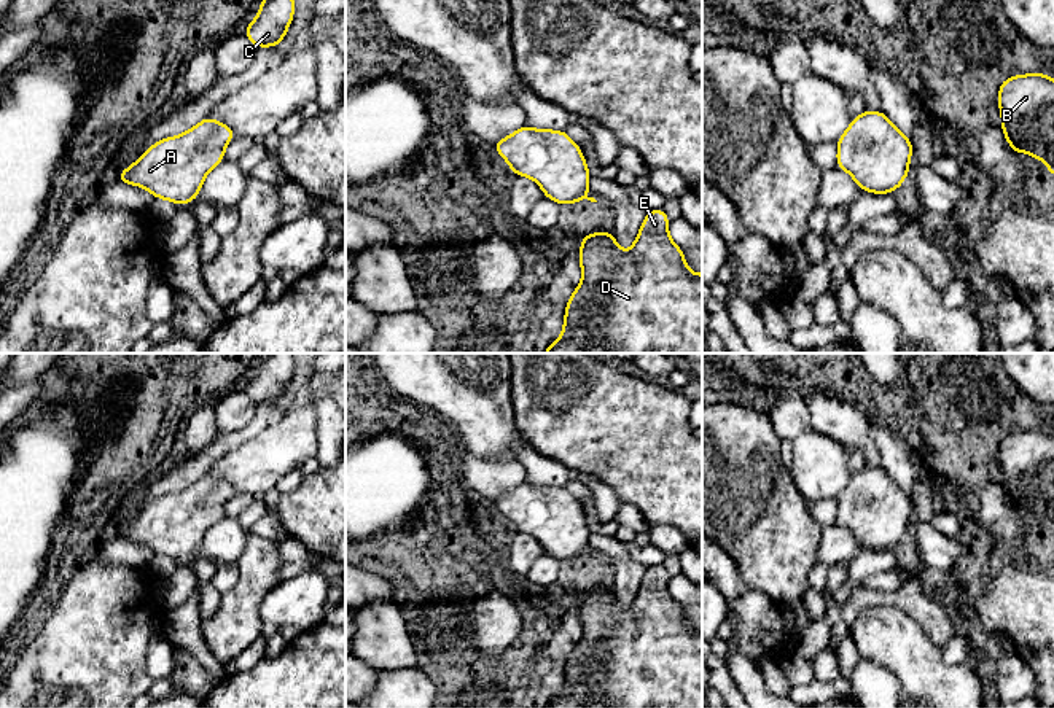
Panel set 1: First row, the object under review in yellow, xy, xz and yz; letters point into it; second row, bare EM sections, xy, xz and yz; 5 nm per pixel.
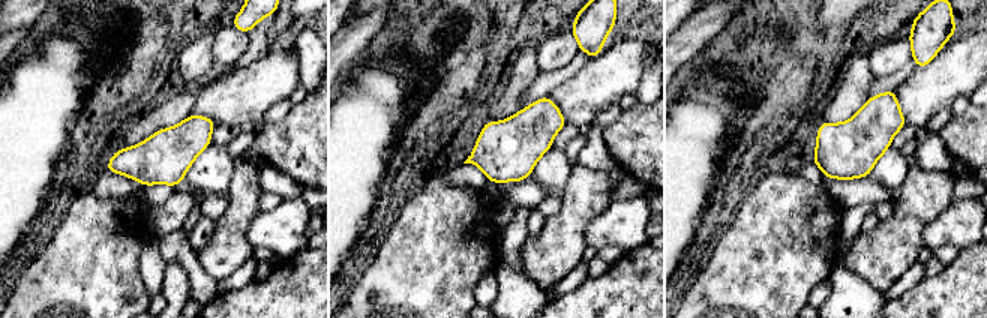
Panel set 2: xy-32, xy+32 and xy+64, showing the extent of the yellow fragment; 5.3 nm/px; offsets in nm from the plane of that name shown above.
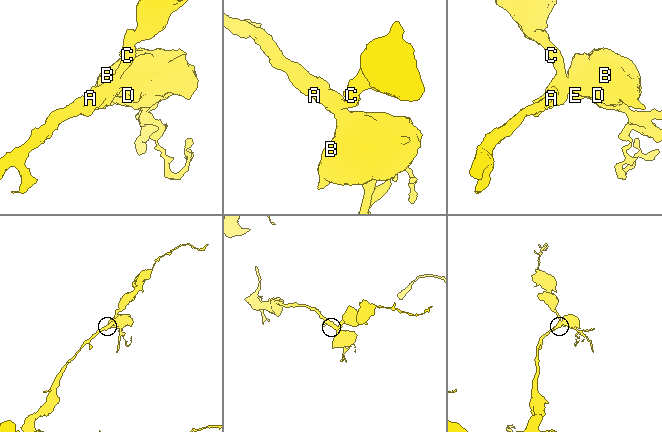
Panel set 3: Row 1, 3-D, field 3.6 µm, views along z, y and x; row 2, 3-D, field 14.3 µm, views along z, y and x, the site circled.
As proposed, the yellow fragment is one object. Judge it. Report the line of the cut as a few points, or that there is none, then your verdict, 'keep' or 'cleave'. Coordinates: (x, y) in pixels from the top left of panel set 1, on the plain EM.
no cut; keep

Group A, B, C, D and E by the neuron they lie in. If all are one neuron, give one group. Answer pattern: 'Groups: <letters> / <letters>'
Groups: A B C D E

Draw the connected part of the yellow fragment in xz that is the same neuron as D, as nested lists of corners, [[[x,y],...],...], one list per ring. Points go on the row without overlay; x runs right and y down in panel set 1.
[[[662,565],[648,566],[630,606],[624,609],[613,589],[581,593],[581,640],[565,662],[560,695],[545,708],[702,708],[702,630],[688,625],[683,606],[669,592]]]

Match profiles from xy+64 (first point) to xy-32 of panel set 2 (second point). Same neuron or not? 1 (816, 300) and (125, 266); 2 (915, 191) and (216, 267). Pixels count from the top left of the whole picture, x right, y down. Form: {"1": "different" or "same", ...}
{"1": "different", "2": "same"}

